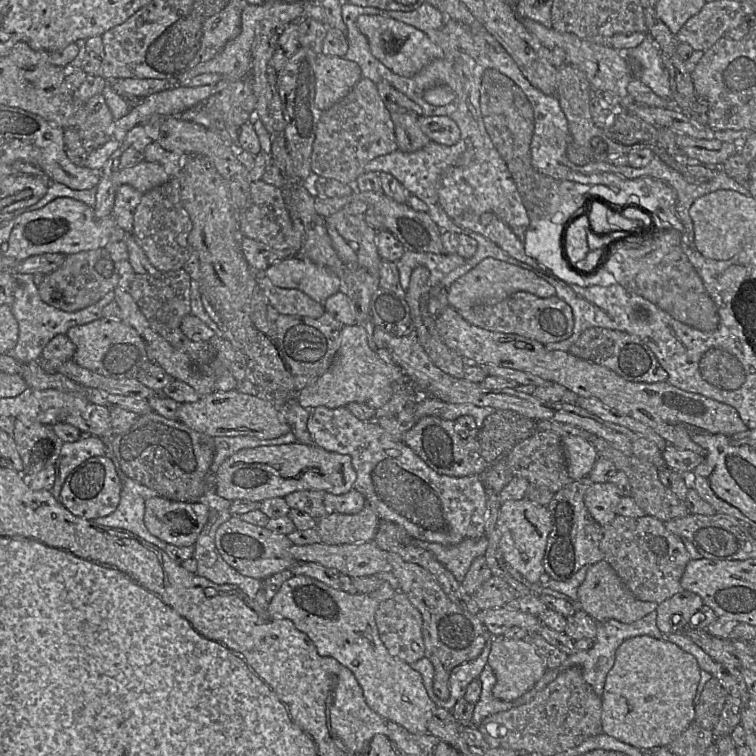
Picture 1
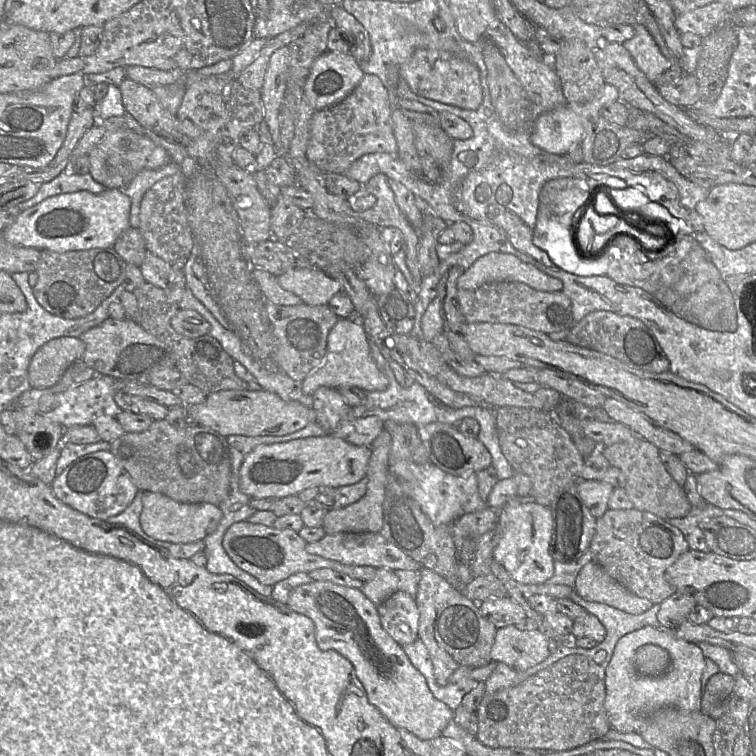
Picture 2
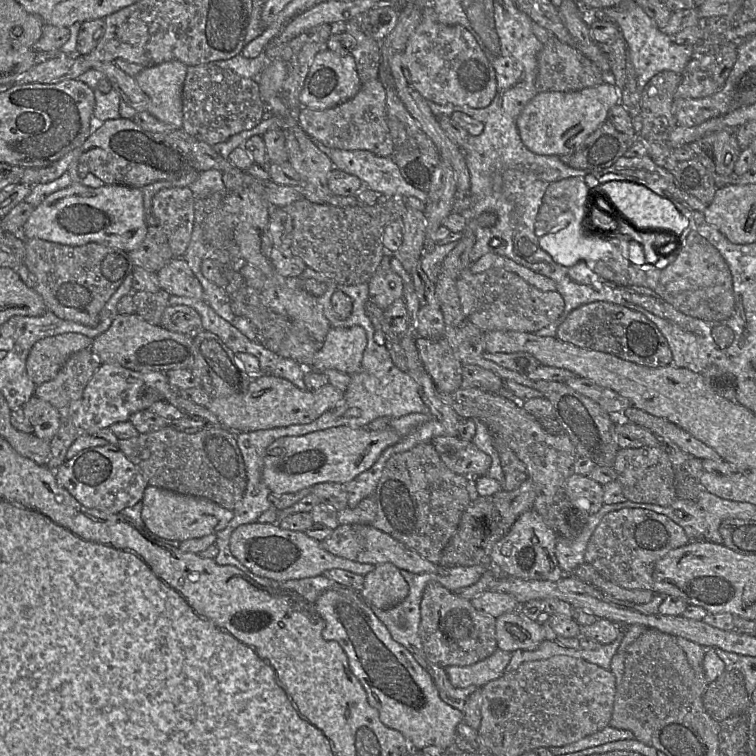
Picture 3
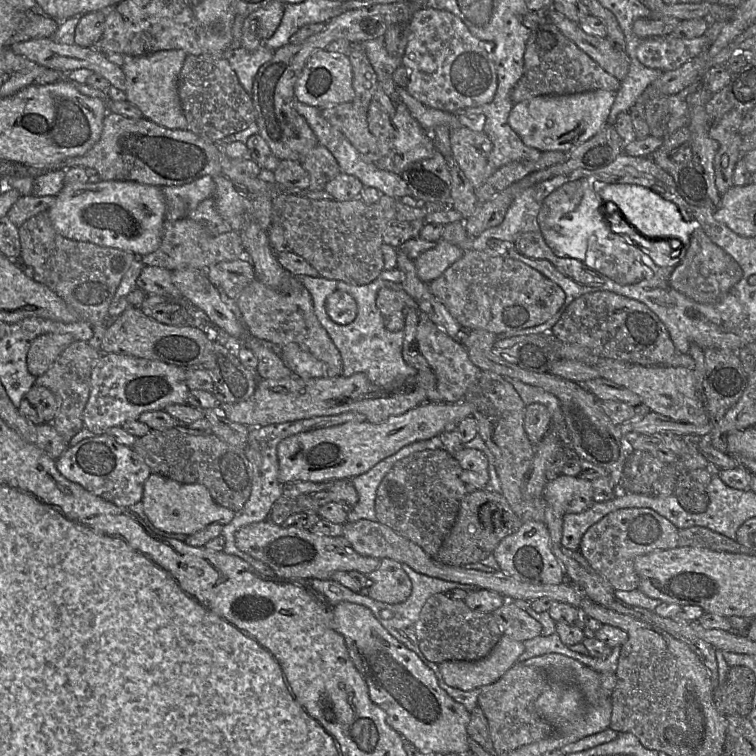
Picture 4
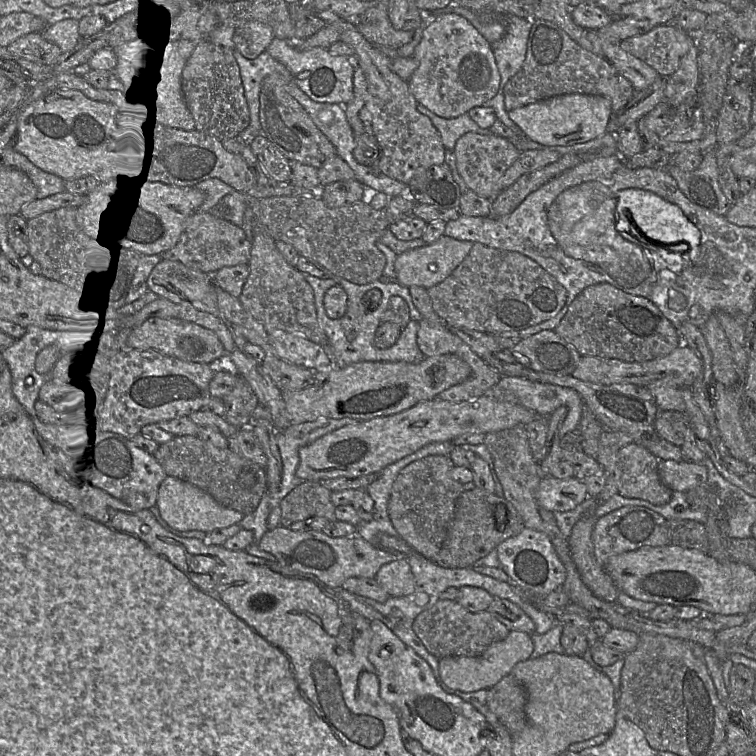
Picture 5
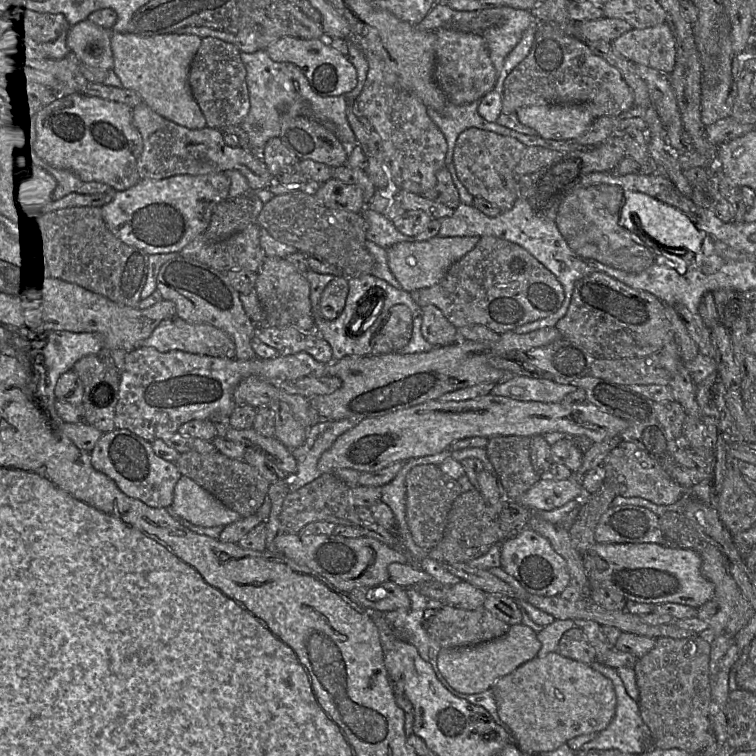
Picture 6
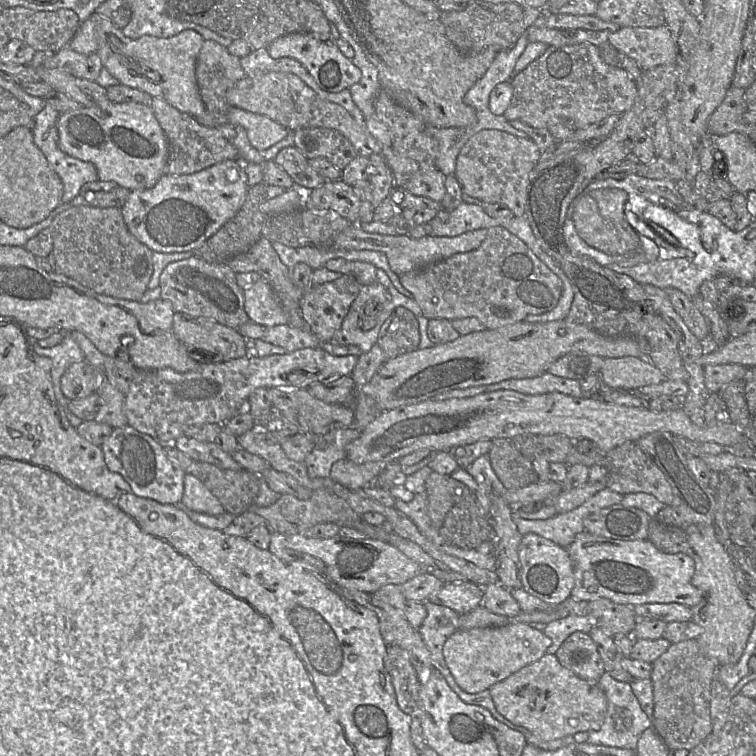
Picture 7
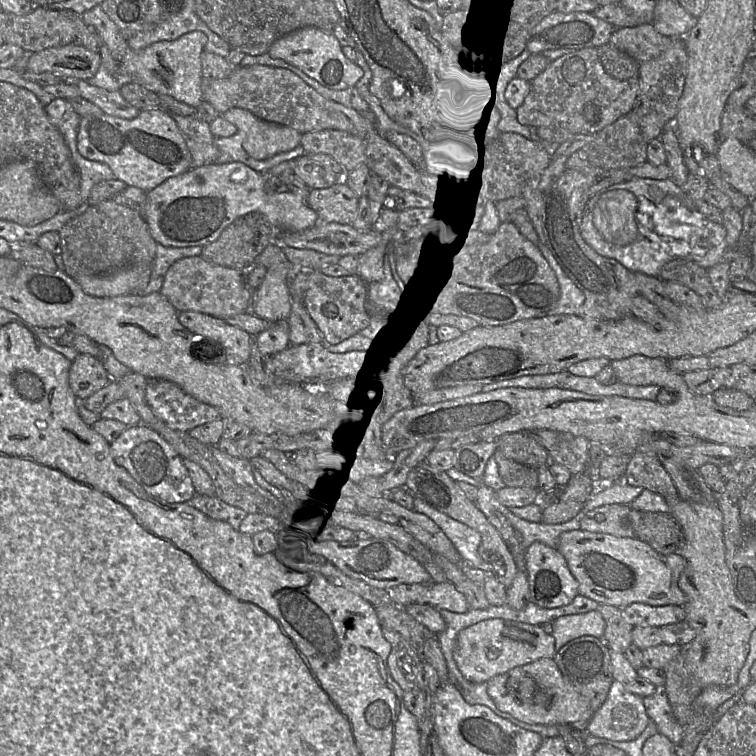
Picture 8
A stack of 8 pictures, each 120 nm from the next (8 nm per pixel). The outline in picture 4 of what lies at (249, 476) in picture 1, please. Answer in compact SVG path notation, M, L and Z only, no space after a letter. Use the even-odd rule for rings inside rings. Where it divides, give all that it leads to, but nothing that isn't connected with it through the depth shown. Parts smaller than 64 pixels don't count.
M466 401L454 404L425 402L404 414L391 416L378 424L368 421L346 422L289 436L277 446L278 479L283 484L304 481L351 480L369 471L401 448L457 427L462 419L472 416L472 414L473 406Z

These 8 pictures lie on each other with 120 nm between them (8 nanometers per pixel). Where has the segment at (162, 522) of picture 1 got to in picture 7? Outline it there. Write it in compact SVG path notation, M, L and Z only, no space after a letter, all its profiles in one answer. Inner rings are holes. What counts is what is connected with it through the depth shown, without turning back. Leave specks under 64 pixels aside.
M193 474L184 476L184 493L181 503L195 512L217 516L226 512L219 499Z

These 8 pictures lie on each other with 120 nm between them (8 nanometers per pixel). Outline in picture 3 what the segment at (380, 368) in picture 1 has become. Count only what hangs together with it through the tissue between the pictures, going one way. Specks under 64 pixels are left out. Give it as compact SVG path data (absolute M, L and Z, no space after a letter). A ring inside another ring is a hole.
M361 326L331 328L307 369L321 373L336 369L352 375L360 370L366 345L366 332Z

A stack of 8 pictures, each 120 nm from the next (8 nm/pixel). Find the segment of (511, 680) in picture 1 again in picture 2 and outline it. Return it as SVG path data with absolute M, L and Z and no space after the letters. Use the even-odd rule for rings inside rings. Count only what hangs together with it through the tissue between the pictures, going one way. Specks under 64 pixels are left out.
M509 625L497 630L491 649L491 660L504 663L516 671L525 671L541 663L550 655L549 641L549 638L538 629L520 631L515 625Z

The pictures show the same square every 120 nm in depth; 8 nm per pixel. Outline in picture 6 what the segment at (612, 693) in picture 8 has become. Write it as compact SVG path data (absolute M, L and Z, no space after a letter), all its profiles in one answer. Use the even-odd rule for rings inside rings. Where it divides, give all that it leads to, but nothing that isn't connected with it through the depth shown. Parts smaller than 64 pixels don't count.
M597 659L594 662L592 662L590 666L594 670L602 673L613 683L616 693L616 711L614 718L612 719L610 724L605 729L598 732L596 737L592 741L585 743L582 746L581 750L589 751L592 749L616 749L624 753L641 755L647 749L647 740L650 739L650 732L647 725L644 723L641 717L638 702L633 700L628 695L623 681L618 675L617 670L615 668L607 666L606 664L601 663Z

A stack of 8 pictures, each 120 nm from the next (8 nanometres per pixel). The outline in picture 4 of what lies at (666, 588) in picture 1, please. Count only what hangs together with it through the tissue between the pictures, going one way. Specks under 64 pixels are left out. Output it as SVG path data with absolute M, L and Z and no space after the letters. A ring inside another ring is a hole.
M623 508L607 514L592 525L583 536L579 550L615 590L631 591L639 587L634 559L654 550L678 547L678 531L671 521L651 508Z

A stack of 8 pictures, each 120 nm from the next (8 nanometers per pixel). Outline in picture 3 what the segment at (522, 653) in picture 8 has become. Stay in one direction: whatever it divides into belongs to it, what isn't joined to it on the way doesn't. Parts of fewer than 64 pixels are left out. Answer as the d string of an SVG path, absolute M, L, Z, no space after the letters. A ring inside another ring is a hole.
M496 649L486 659L469 666L448 666L445 669L451 684L456 688L474 685L481 688L505 673L512 653Z

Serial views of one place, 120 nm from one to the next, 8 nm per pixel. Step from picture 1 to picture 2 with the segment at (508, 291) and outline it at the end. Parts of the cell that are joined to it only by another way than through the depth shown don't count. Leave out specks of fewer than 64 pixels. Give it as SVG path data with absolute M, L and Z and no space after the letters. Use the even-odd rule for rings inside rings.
M489 253L478 258L457 279L457 289L473 290L485 283L510 281L523 283L541 292L561 291L563 283L511 254Z

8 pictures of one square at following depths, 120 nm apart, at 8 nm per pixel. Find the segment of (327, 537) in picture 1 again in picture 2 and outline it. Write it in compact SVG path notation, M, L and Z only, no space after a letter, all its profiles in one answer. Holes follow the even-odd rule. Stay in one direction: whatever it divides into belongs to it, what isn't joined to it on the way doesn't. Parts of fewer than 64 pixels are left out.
M383 429L371 444L371 457L366 471L367 488L364 496L356 503L326 512L322 524L325 533L379 533L383 524L382 506L388 480L389 450L391 436Z

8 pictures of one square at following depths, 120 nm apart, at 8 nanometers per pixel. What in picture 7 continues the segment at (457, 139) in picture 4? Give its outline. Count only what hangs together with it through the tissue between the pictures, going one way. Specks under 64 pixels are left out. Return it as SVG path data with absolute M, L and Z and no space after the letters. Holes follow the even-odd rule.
M483 129L472 135L461 148L455 176L463 191L481 202L503 203L515 216L526 216L530 173L541 152L531 139L518 138L498 129Z

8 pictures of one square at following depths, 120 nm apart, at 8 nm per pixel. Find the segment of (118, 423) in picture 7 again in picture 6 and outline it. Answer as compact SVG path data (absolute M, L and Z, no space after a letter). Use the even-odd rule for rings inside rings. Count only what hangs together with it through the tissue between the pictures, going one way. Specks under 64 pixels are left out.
M93 354L78 360L72 370L80 378L84 389L81 402L84 422L103 433L114 430L119 372L108 368Z

